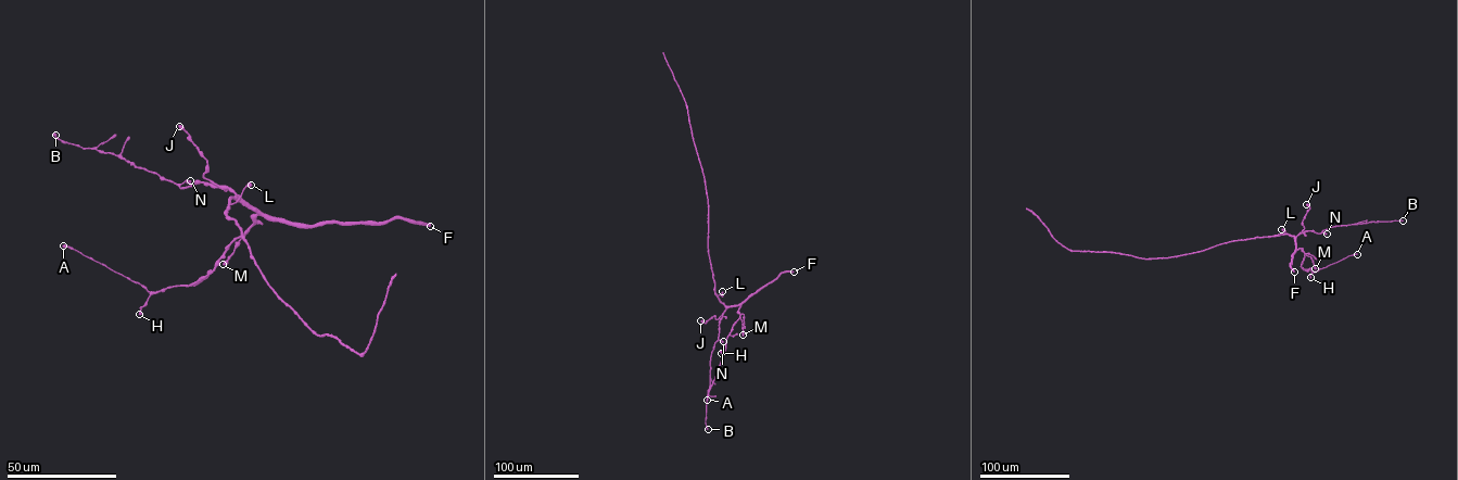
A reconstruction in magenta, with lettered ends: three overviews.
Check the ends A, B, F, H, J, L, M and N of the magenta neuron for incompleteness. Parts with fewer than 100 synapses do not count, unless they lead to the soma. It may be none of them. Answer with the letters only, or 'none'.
none

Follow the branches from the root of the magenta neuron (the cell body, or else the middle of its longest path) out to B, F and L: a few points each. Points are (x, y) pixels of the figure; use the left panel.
B: (238, 198), (227, 188), (198, 180), (181, 188), (113, 152), (83, 149), (55, 135)
F: (238, 198), (267, 215), (300, 224), (384, 223), (396, 218), (430, 226)
L: (238, 198), (231, 198), (228, 205), (237, 202), (244, 188), (251, 185)

